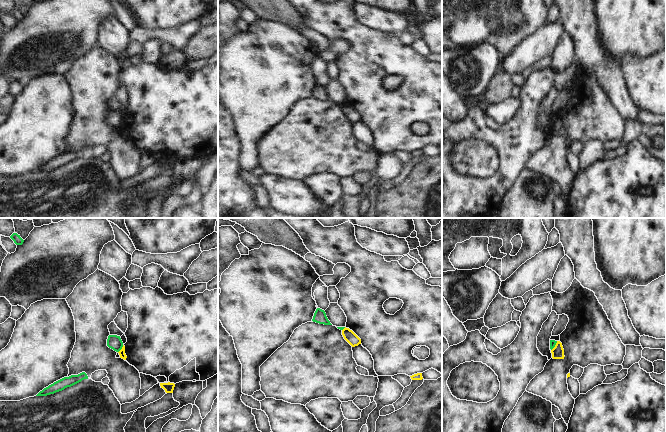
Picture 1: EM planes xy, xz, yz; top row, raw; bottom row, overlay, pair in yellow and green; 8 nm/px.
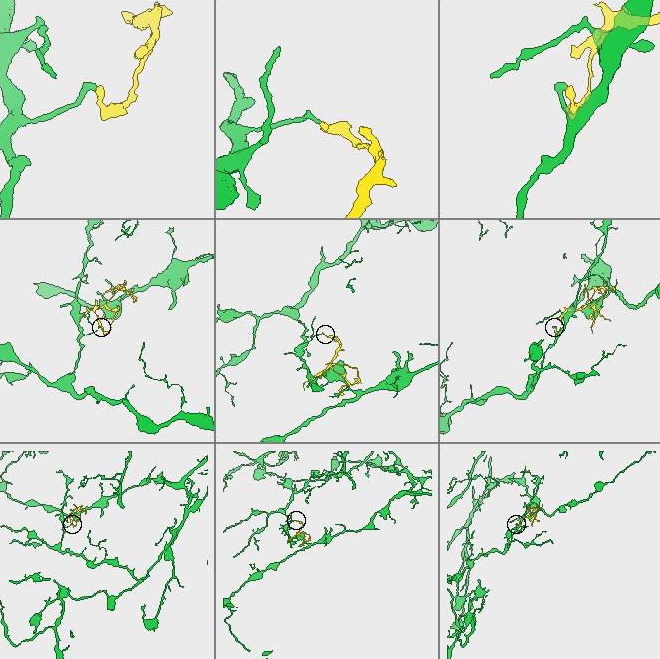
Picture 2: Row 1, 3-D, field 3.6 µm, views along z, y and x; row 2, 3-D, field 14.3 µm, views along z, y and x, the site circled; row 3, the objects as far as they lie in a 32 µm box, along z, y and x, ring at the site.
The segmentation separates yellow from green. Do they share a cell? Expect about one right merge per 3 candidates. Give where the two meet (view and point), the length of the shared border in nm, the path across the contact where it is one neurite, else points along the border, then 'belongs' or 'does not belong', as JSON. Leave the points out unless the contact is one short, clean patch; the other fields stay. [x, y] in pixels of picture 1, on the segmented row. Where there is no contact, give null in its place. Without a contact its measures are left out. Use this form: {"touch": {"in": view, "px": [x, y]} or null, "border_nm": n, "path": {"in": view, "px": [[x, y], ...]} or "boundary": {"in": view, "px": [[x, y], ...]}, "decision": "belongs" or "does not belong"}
{"touch": {"in": "xy", "px": [121, 349]}, "border_nm": 80, "decision": "does not belong"}

